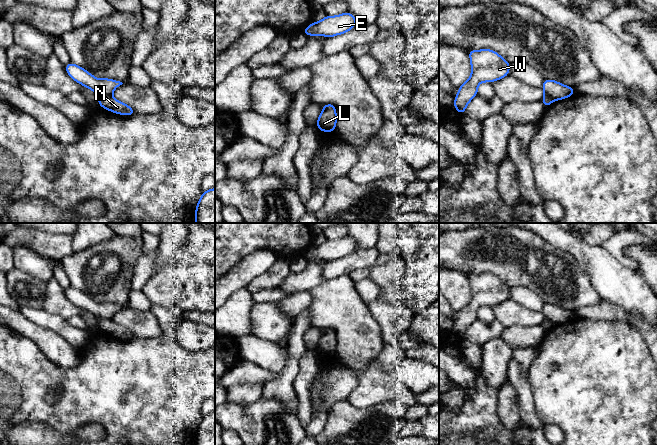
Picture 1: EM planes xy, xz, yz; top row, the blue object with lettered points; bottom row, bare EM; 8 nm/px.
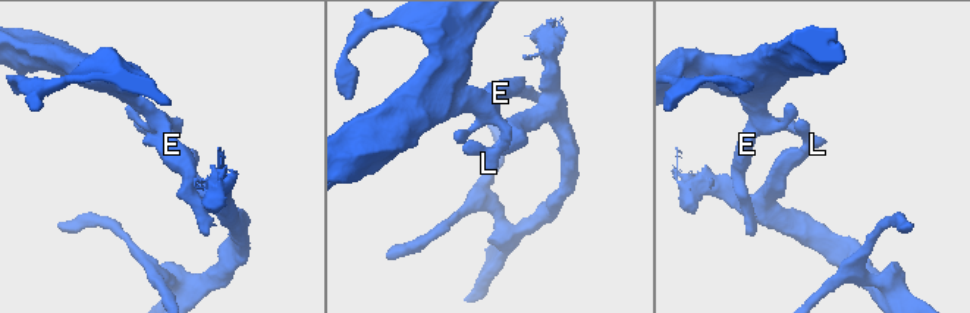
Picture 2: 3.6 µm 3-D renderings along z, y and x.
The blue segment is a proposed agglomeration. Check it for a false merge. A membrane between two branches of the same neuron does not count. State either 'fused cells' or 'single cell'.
fused cells

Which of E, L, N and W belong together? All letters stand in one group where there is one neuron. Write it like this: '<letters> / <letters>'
E L W / N

